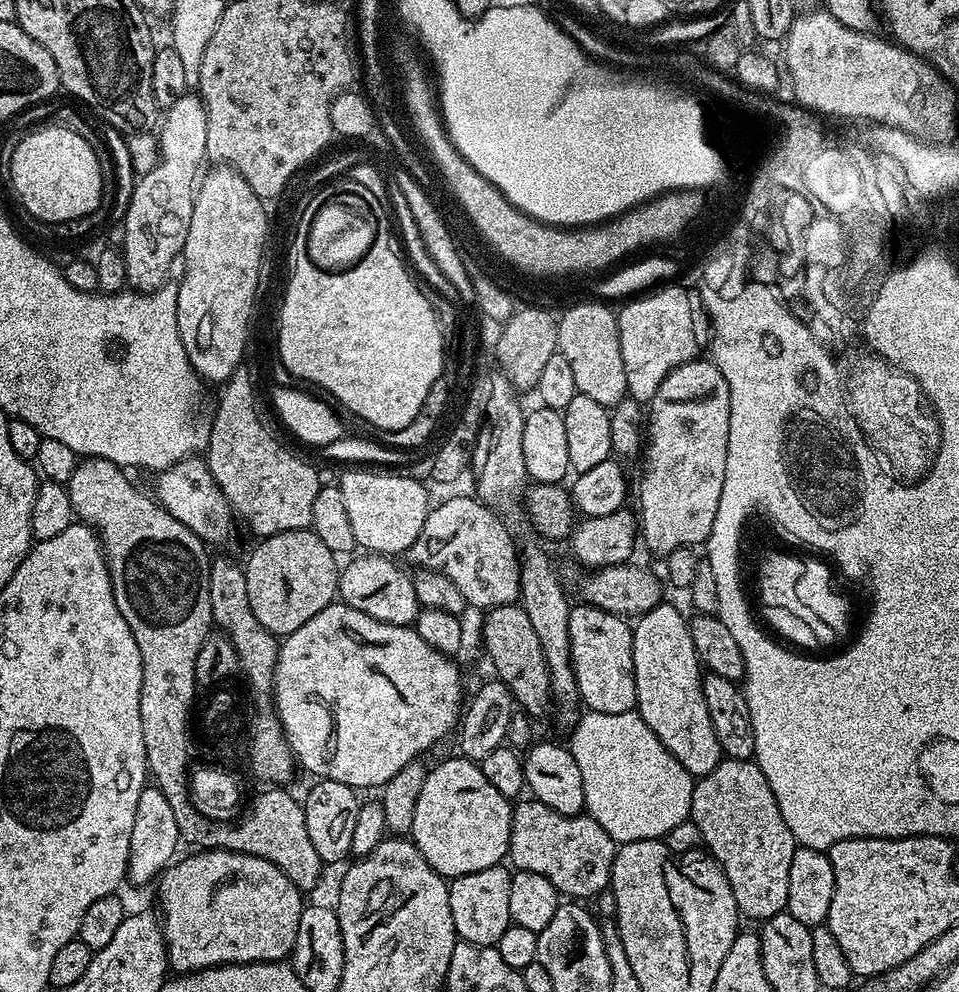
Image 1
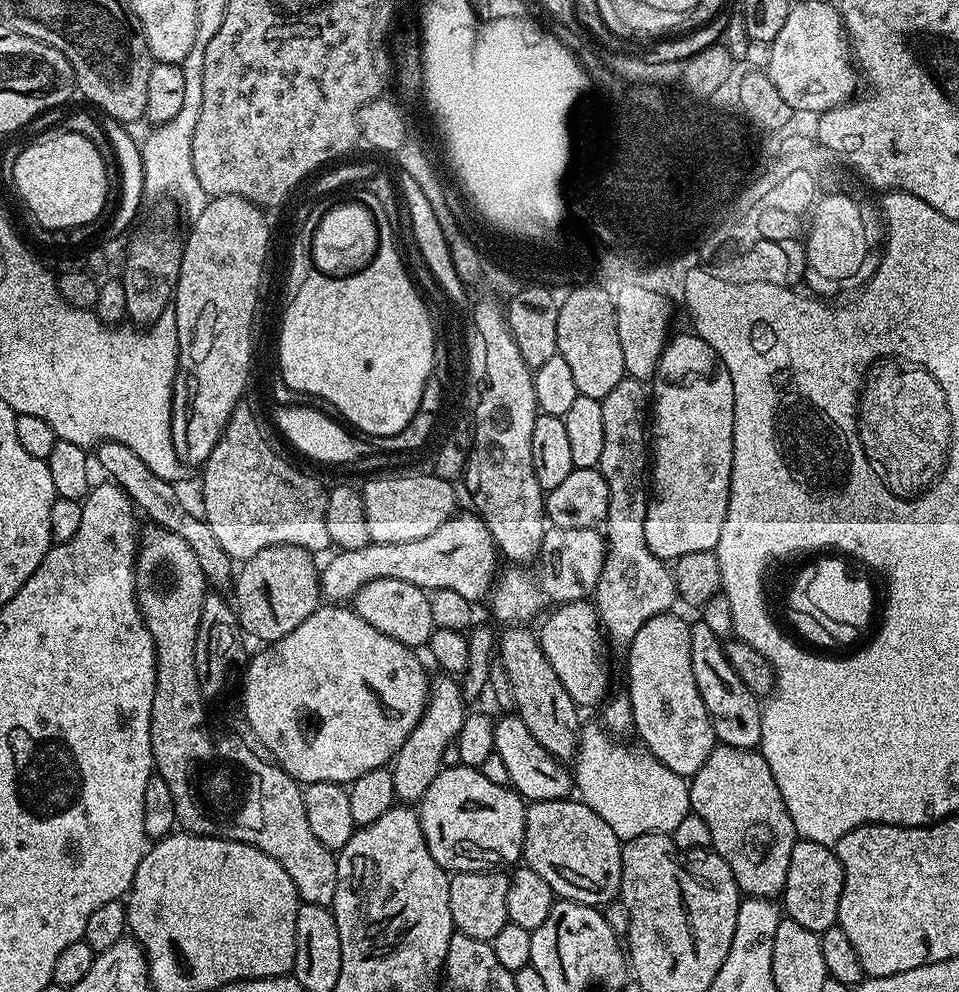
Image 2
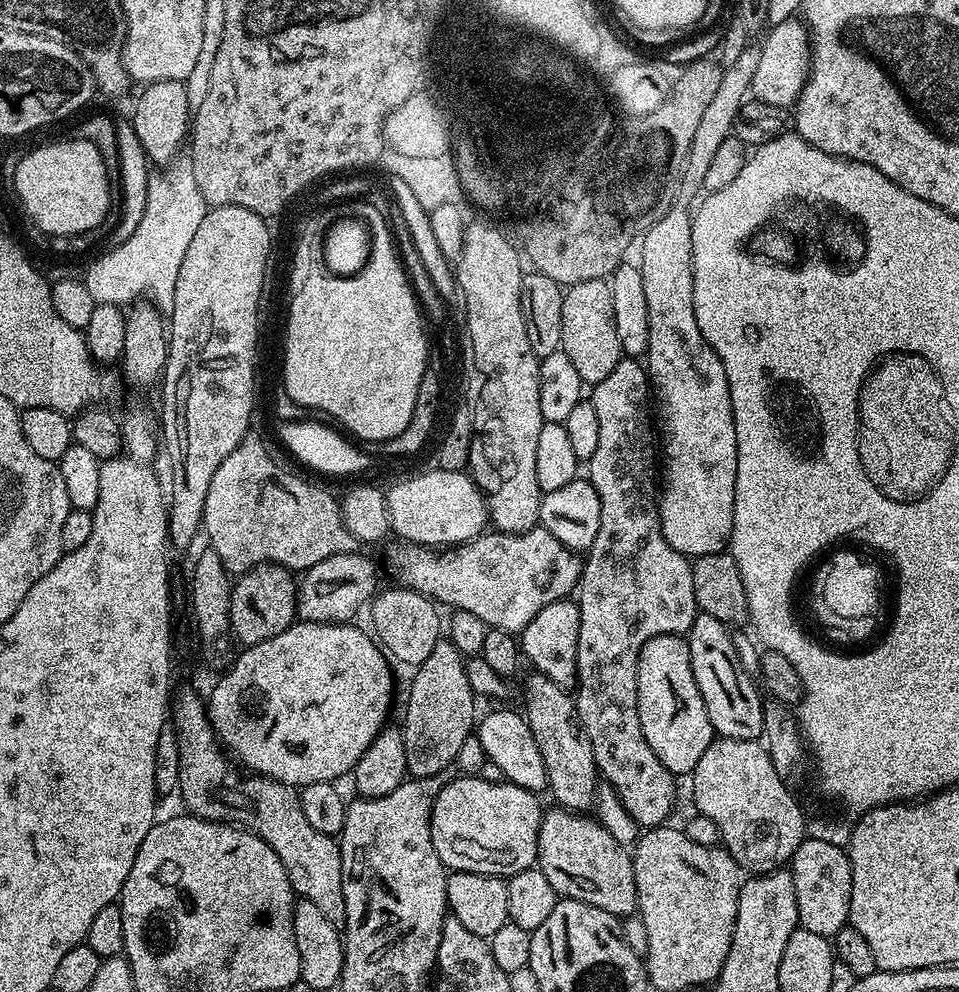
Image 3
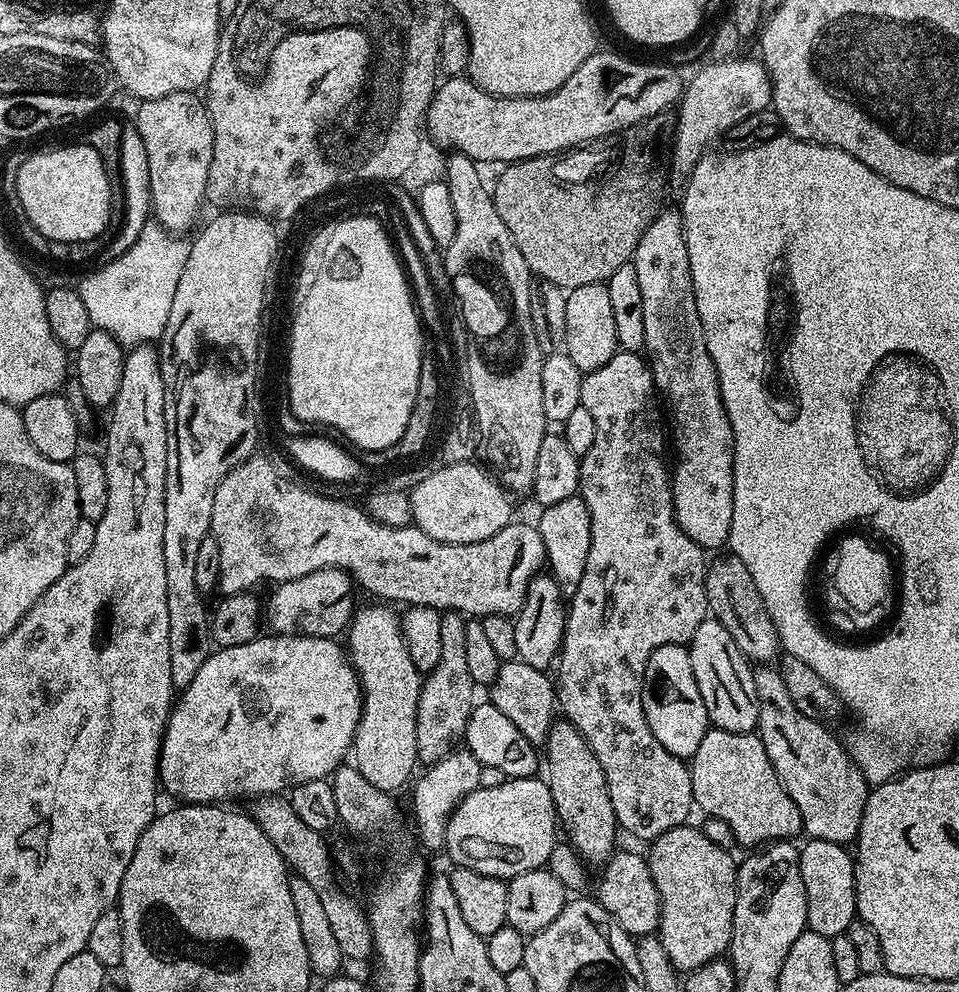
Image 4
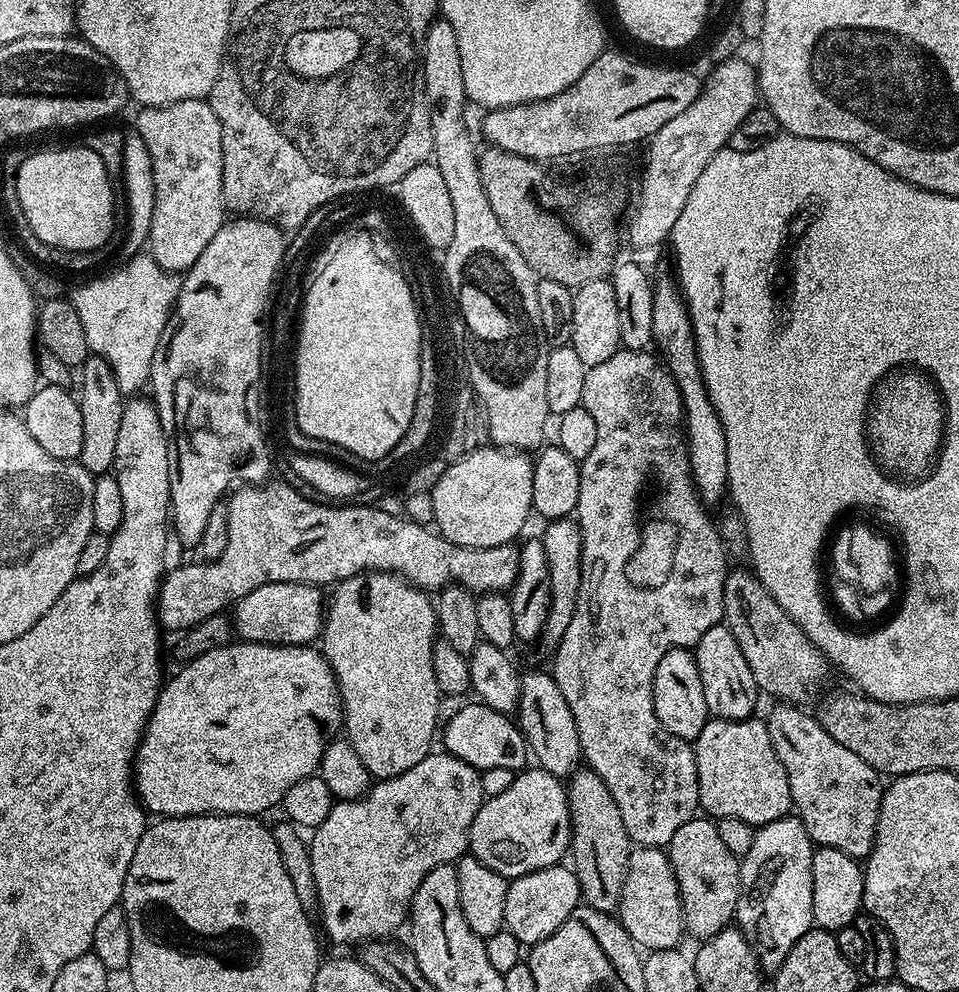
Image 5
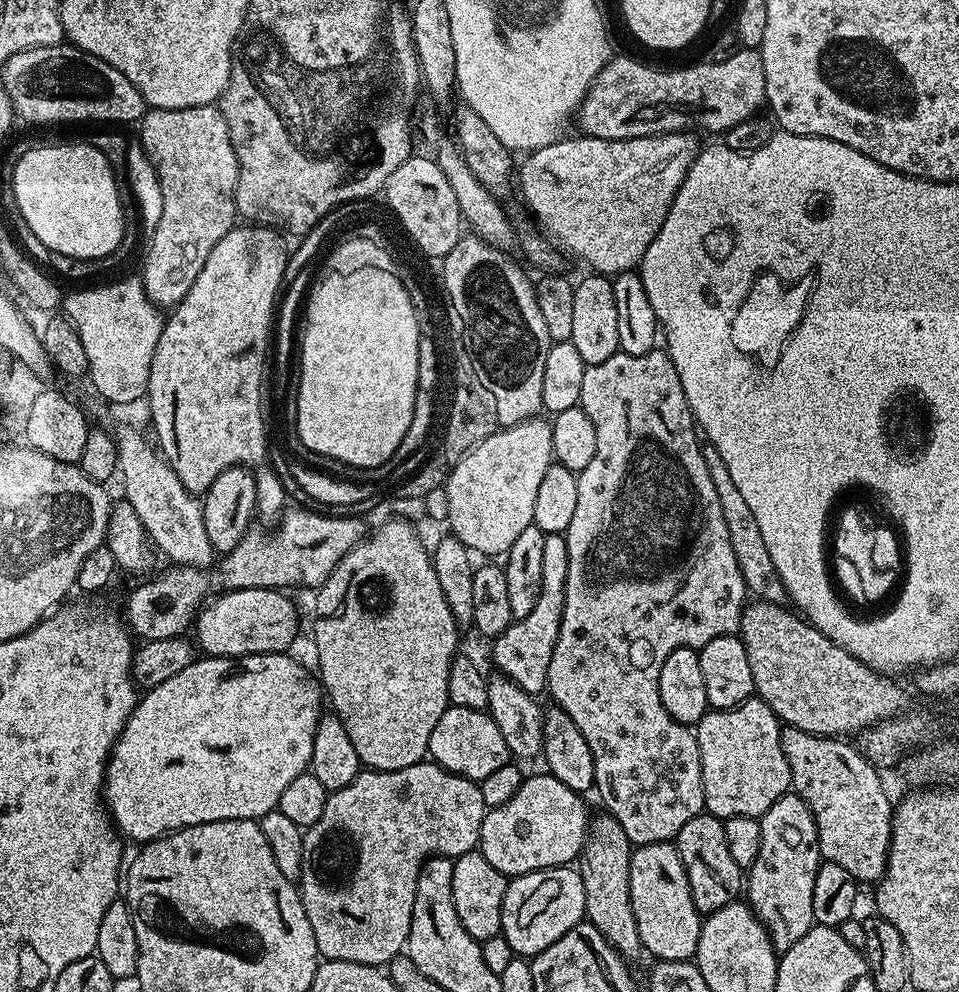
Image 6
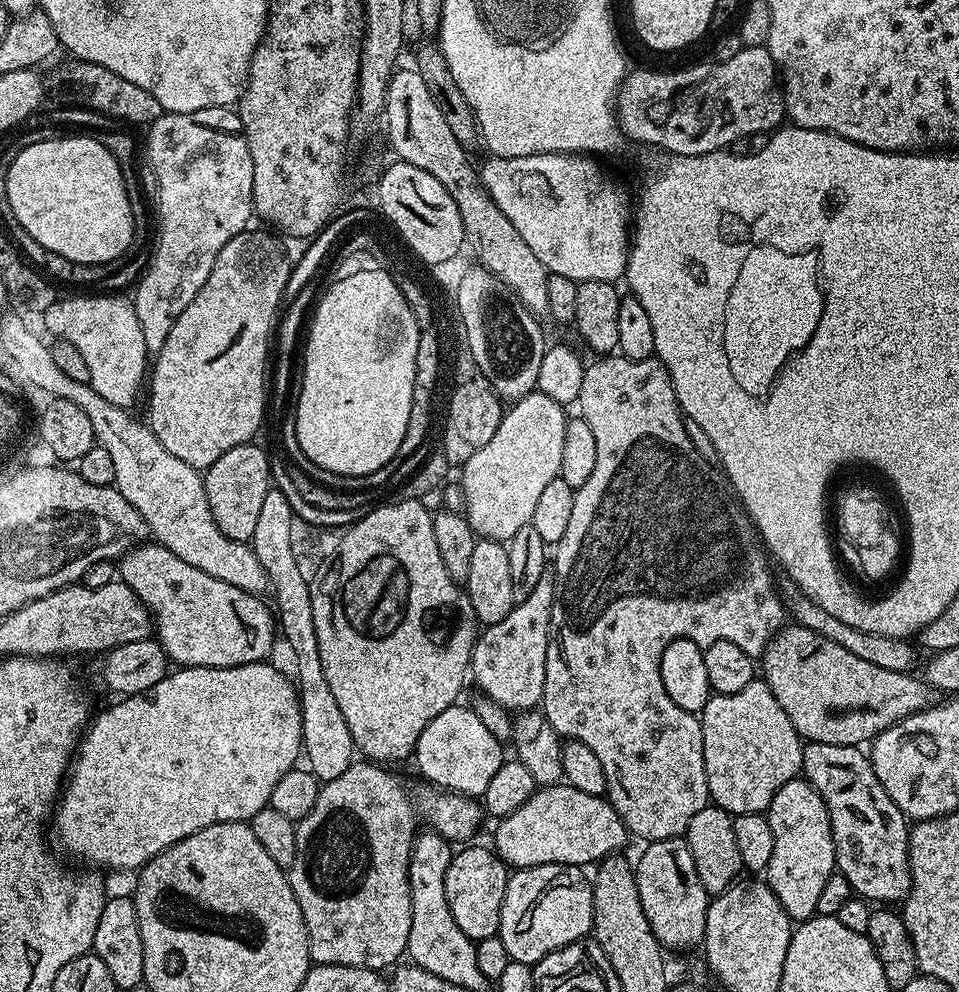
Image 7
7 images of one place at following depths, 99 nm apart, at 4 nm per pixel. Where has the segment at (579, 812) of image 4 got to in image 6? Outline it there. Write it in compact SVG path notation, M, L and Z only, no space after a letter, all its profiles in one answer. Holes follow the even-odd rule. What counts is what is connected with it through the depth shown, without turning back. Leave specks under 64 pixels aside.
M593 815L588 839L584 841L584 850L578 860L578 871L586 894L584 914L587 923L593 924L604 935L606 942L610 942L612 949L628 962L638 959L644 952L642 938L638 938L638 922L634 922L634 906L630 898L633 851L630 838L626 838L626 830L622 830L613 816Z

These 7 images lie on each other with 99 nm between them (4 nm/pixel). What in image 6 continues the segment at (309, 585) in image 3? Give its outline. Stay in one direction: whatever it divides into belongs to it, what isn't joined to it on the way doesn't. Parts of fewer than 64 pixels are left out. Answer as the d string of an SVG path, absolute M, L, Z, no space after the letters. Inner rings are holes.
M274 588L225 590L209 599L196 613L195 643L204 656L249 656L250 654L287 653L296 640L300 620L291 595Z

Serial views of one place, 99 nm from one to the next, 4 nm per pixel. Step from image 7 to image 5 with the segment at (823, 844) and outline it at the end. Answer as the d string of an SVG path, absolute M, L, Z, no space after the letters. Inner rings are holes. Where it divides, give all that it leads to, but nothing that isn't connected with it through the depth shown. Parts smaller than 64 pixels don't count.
M789 814L756 828L750 851L740 860L740 893L736 903L735 923L746 942L752 944L761 969L775 974L786 954L798 938L813 931L814 874L812 853L814 845L799 816Z

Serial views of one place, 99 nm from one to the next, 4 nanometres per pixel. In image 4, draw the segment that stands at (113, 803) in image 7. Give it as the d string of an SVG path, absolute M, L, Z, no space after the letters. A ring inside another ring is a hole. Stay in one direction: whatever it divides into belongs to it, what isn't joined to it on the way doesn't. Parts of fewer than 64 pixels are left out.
M261 634L250 642L242 642L242 646L230 646L229 648L217 647L212 655L206 658L206 662L202 662L202 670L198 670L198 674L194 677L194 682L190 682L190 686L186 686L175 697L172 712L168 715L168 724L164 728L164 741L160 744L160 771L158 773L158 784L161 789L164 788L172 796L177 796L177 801L185 804L220 804L221 802L236 802L232 800L240 800L243 796L247 798L259 798L261 796L274 796L283 793L289 786L295 786L302 782L310 782L311 780L328 780L332 773L345 763L346 757L352 751L352 739L356 737L356 727L360 721L360 680L356 677L356 671L352 668L352 661L348 659L345 645L339 639L331 636L281 636L279 634Z

